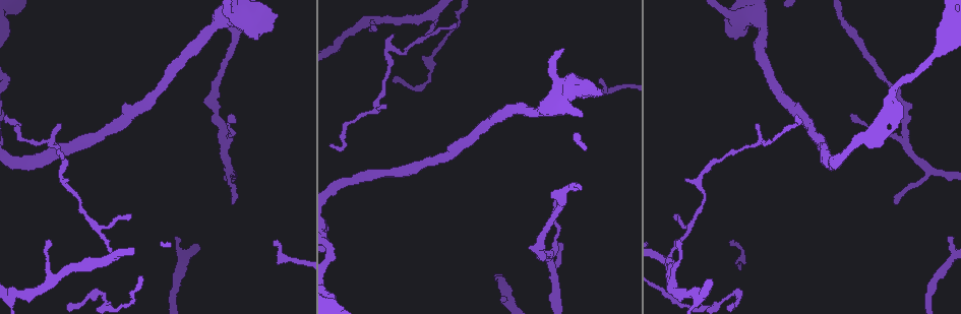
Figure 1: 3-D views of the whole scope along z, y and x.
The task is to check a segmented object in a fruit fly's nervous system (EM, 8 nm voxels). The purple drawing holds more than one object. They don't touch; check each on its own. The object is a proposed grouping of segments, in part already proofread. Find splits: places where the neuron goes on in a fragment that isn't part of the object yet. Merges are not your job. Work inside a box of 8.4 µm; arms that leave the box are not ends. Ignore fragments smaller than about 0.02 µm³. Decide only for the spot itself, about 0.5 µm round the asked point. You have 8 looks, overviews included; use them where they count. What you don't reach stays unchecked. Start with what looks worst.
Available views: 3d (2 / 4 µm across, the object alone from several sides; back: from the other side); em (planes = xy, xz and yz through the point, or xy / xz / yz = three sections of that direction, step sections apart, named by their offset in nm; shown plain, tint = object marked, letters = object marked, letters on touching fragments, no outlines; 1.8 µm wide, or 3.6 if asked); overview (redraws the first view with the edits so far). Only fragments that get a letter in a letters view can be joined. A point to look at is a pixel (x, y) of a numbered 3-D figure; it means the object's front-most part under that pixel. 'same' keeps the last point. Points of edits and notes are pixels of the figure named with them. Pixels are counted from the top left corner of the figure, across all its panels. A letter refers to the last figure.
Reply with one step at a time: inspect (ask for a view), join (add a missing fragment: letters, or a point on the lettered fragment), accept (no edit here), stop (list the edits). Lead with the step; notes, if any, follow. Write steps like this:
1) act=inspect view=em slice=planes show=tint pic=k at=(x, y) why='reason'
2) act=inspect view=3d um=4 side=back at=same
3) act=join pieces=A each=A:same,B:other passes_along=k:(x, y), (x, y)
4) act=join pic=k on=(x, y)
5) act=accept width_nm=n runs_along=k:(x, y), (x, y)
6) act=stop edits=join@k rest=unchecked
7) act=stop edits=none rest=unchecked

act=inspect view=em slice=yz step=16 show=tint pic=1 at=(502, 296) why='free end'

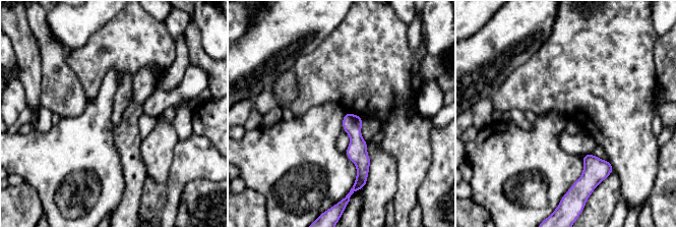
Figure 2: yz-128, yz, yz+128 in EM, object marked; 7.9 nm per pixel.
act=inspect view=em slice=planes show=letters at=same why='another direction'

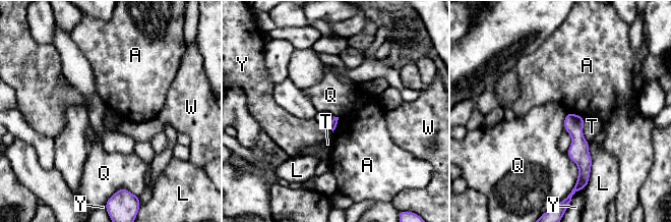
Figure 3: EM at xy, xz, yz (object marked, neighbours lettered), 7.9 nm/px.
act=accept each=A:other,L:other,Q:other,T:other,W:other,Y:other border=3:(566, 153), (576, 165), (575, 183) found='no lettered fragment goes on from it'

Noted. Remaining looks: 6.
act=inspect view=em slice=xy step=8 show=tint pic=1 at=(232, 117) why='tapers out'

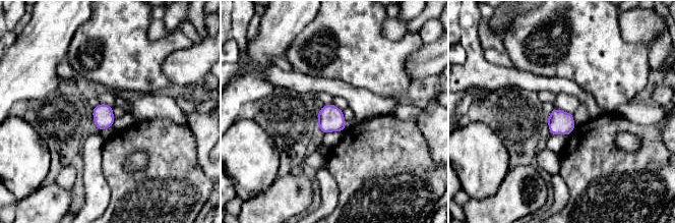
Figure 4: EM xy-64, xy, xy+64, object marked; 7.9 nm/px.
act=inspect view=em slice=planes show=letters at=same

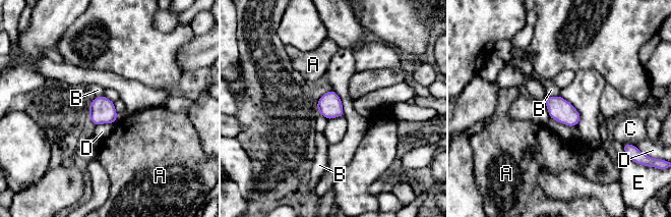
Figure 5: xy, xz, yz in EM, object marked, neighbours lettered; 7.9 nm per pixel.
act=accept width_nm=180 each=A:other,B:other,C:other,D:other,E:other border=5:(546, 95), (558, 96) found='none of them fits'

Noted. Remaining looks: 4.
act=inspect view=em slice=planes show=letters pic=1 at=(560, 246) why='branch stops here'

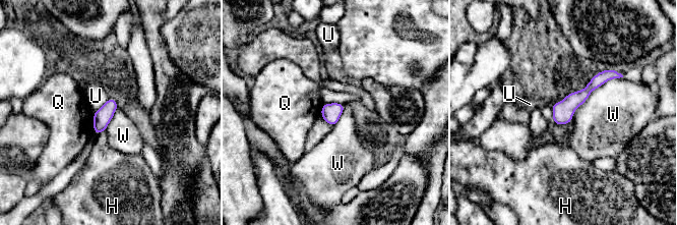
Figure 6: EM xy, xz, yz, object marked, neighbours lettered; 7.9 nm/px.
act=accept width_nm=140 each=H:other,Q:other,U:other,W:other border=6:(622, 76), (552, 121) found='none of them fits'

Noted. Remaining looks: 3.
act=stop edits=none rest=unchecked

